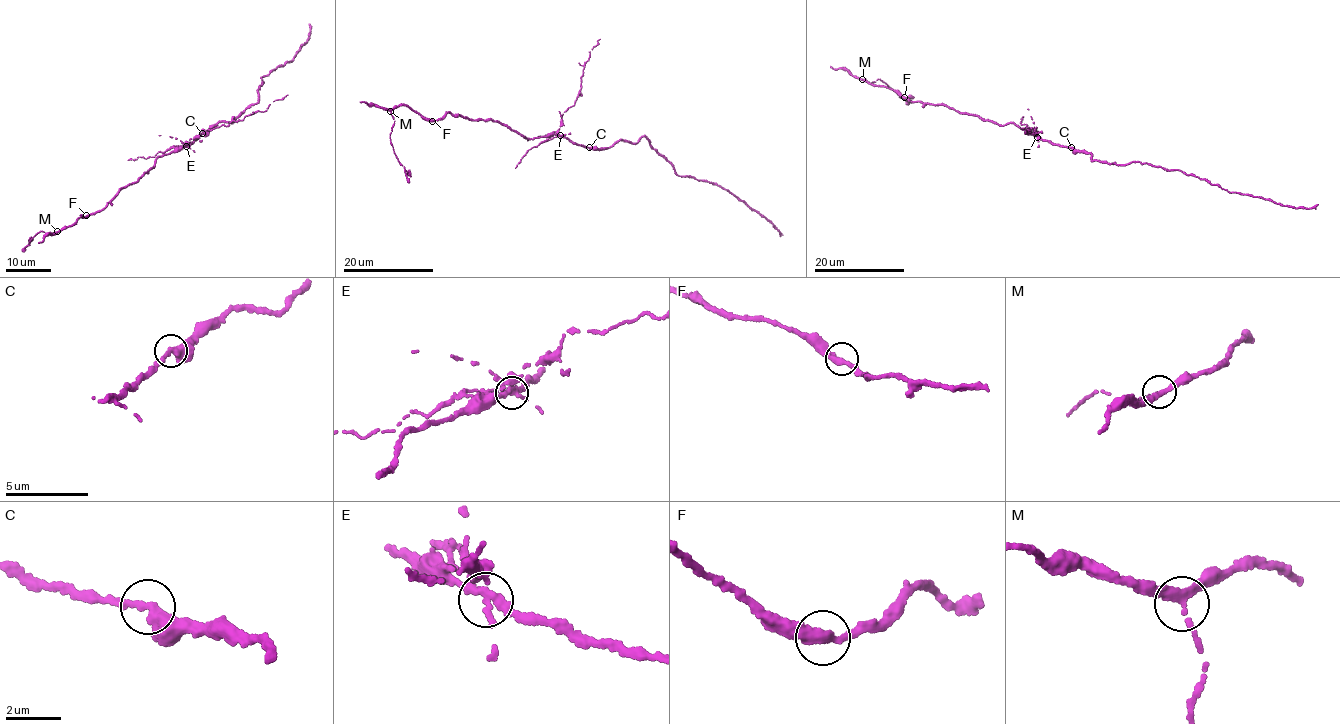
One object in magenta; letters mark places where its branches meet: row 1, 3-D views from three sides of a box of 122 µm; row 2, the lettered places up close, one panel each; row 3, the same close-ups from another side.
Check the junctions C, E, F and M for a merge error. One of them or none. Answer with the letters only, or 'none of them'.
E

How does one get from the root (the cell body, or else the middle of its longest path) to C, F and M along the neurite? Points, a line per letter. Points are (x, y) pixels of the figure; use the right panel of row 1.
C: (1048, 141), (1071, 147)
F: (1048, 141), (1012, 122), (999, 125), (944, 104), (913, 102), (904, 97)
M: (1048, 141), (1012, 122), (999, 125), (944, 104), (913, 102), (893, 90), (862, 79)

